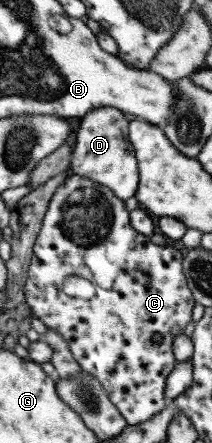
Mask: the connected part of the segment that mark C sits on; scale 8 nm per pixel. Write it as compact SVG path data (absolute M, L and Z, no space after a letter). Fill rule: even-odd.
M69 175L54 191L45 213L42 228L33 245L33 257L24 286L32 316L62 334L74 360L98 378L127 425L150 421L166 409L166 379L178 363L172 351L174 337L182 334L192 319L195 299L183 274L184 252L169 245L154 244L149 236L137 233L130 226L125 202L118 199L106 185L88 177ZM72 275L88 279L96 289L94 296L83 299L66 295L64 281ZM154 333L162 335L160 342L152 340Z

